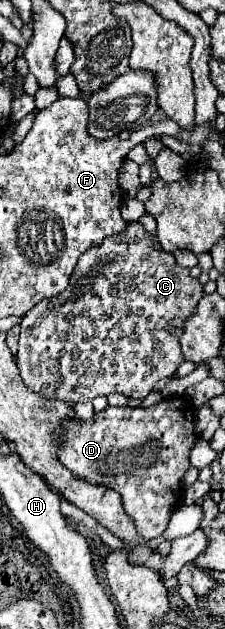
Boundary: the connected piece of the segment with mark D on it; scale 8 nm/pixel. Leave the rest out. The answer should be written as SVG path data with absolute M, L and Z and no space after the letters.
M167 397L147 409L107 407L103 413L95 413L93 423L75 419L75 421L63 421L61 427L65 429L59 447L61 463L91 483L99 483L115 489L121 495L123 507L127 515L133 517L139 533L145 539L159 537L167 529L173 507L181 501L181 493L183 493L181 479L191 465L189 451L199 441L195 433L195 407L187 403L183 397Z

